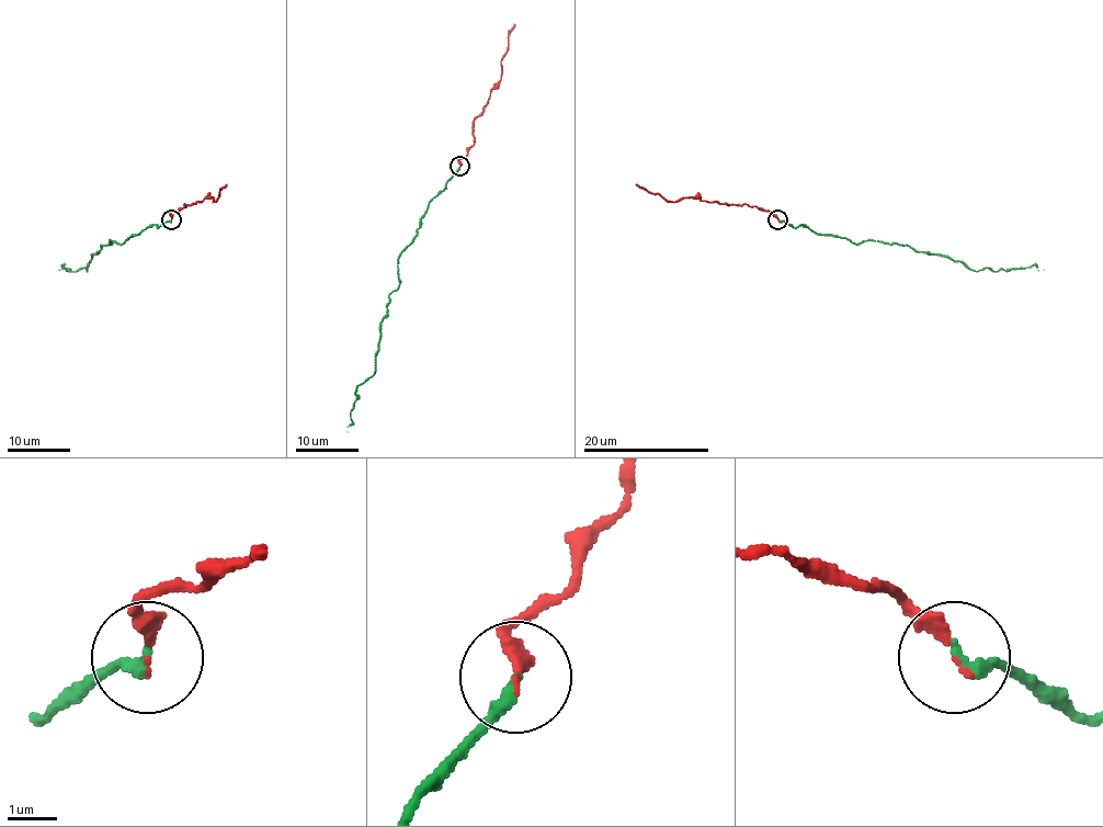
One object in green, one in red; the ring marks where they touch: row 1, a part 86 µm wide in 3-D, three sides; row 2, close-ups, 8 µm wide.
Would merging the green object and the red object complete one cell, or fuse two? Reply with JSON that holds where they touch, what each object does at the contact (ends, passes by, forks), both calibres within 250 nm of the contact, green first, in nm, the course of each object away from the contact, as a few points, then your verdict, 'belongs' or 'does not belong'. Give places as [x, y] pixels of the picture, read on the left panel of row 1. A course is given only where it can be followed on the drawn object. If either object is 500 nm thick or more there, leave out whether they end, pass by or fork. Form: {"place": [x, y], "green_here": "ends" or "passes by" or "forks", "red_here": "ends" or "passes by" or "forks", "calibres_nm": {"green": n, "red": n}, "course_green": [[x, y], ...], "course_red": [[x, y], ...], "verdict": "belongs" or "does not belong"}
{"place": [171, 219], "green_here": "ends", "red_here": "ends", "calibres_nm": {"green": 280, "red": 260}, "course_green": [[171, 219], [158, 227], [150, 224], [122, 242], [110, 240], [92, 255], [88, 271], [64, 265], [59, 270]], "course_red": [[171, 219], [172, 212], [185, 204], [212, 197], [214, 202], [226, 183]], "verdict": "belongs"}

